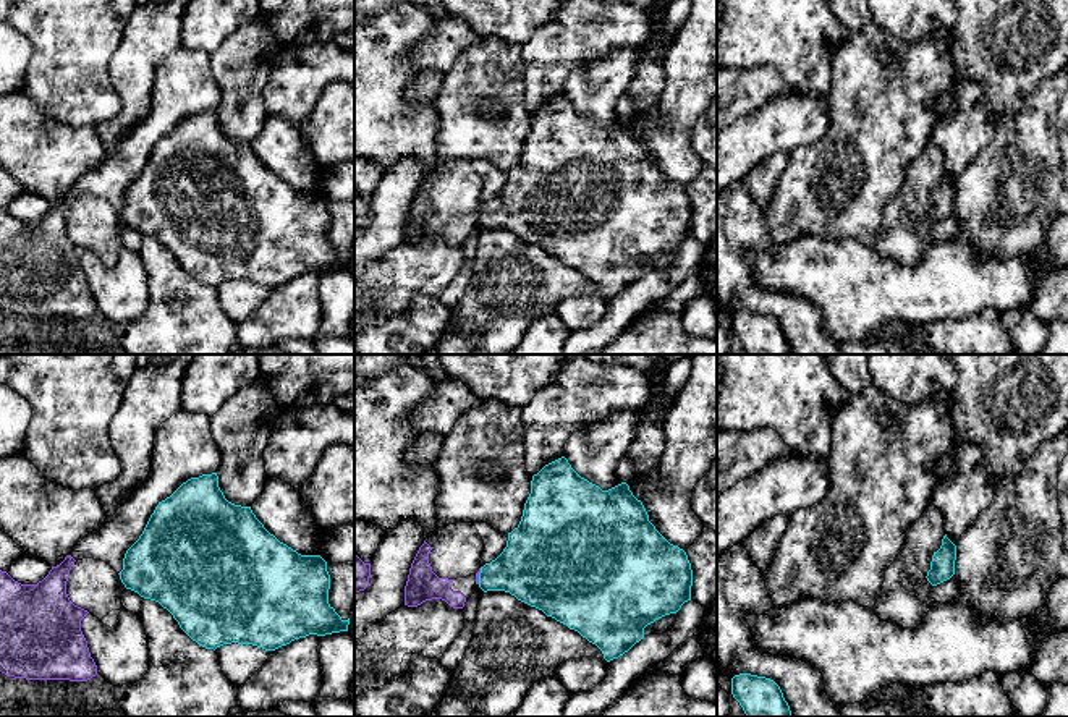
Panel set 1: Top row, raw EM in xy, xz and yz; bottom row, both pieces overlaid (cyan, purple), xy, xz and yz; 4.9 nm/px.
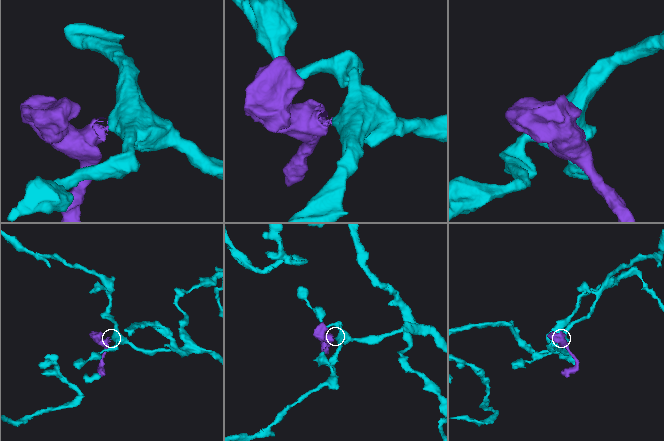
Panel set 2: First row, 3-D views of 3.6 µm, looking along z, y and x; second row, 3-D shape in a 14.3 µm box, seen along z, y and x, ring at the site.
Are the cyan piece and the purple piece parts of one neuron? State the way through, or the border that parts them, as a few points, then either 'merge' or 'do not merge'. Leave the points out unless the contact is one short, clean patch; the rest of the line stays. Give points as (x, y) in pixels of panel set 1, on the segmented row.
do not merge

